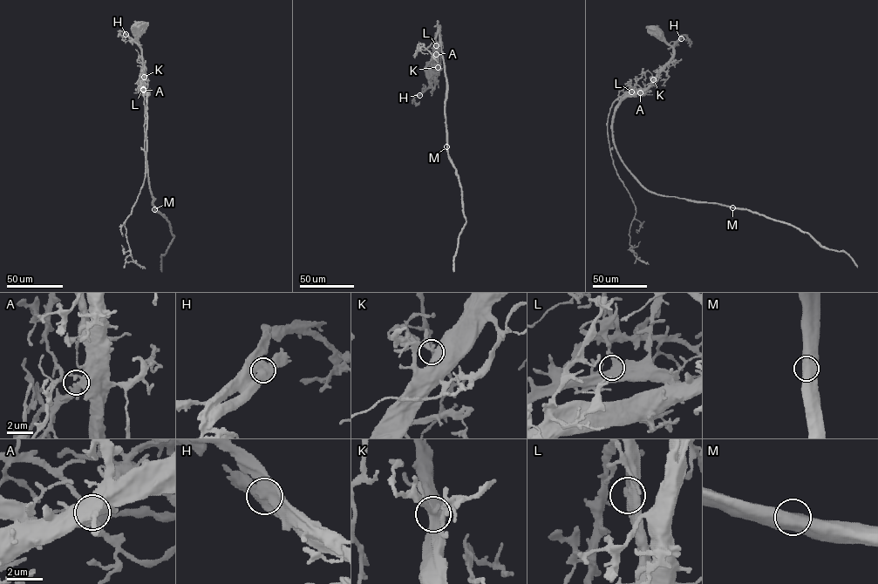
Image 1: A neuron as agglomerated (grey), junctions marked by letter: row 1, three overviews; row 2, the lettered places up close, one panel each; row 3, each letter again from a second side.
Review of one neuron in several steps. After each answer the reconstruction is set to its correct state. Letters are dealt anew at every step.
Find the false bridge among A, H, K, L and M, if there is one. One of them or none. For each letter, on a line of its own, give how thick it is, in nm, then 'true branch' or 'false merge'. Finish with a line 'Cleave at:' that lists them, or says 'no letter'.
A: 380 nm | true branch
H: 550 nm | false merge
K: 320 nm | true branch
L: 440 nm | true branch
M: 600 nm | true branch
Cleave at: H

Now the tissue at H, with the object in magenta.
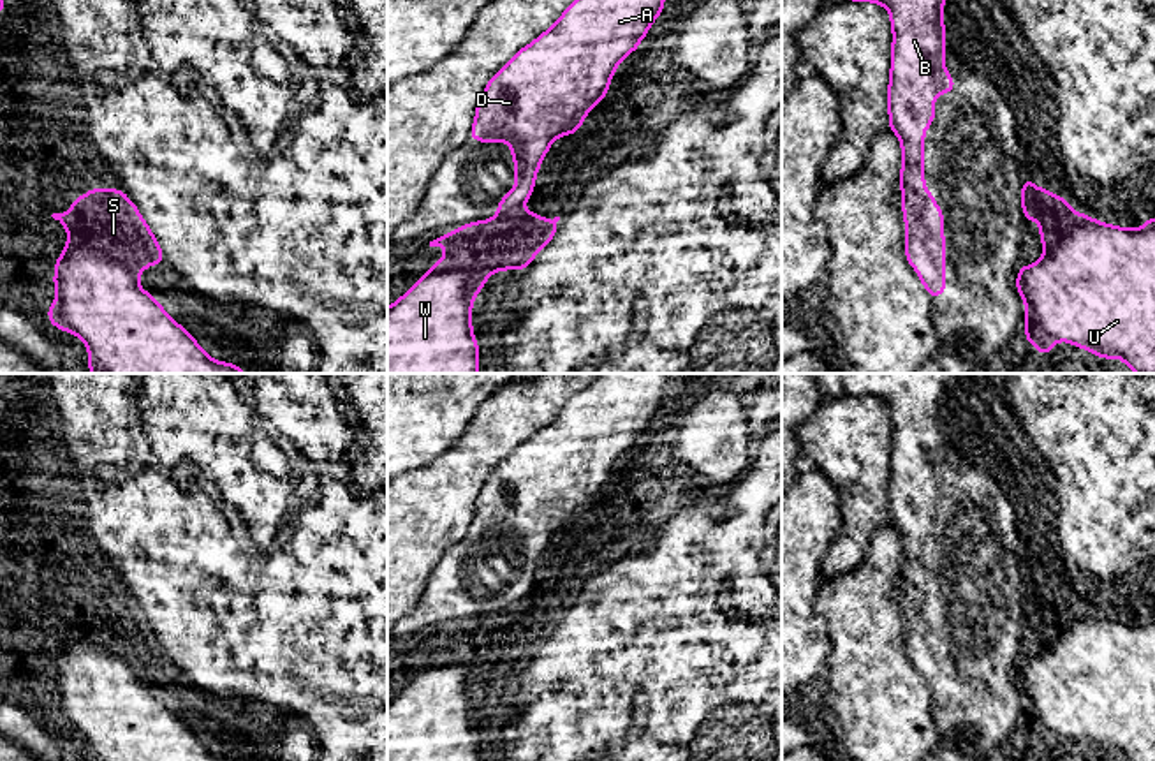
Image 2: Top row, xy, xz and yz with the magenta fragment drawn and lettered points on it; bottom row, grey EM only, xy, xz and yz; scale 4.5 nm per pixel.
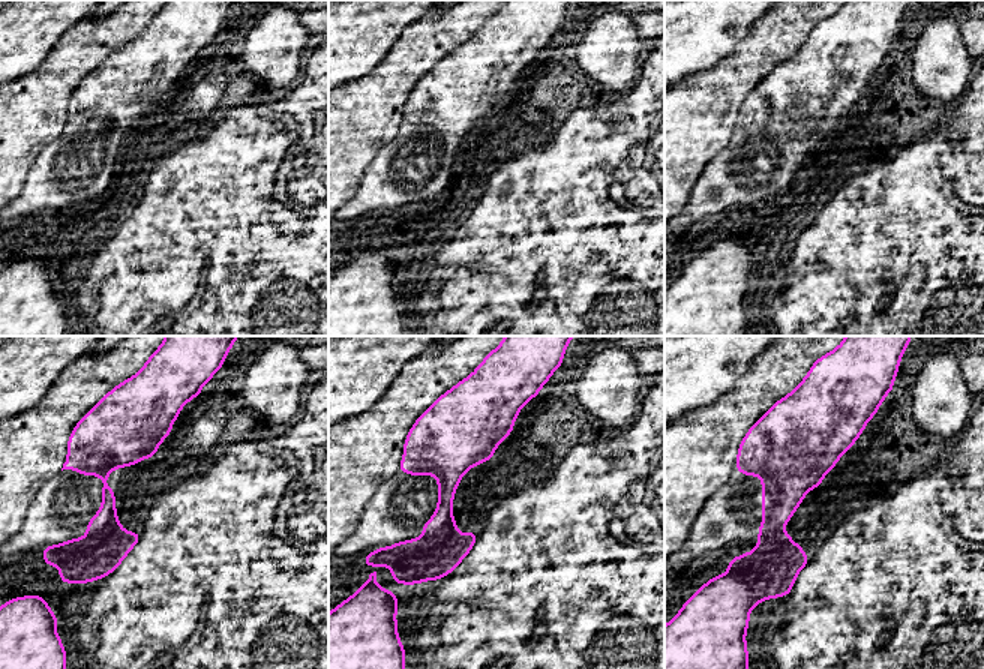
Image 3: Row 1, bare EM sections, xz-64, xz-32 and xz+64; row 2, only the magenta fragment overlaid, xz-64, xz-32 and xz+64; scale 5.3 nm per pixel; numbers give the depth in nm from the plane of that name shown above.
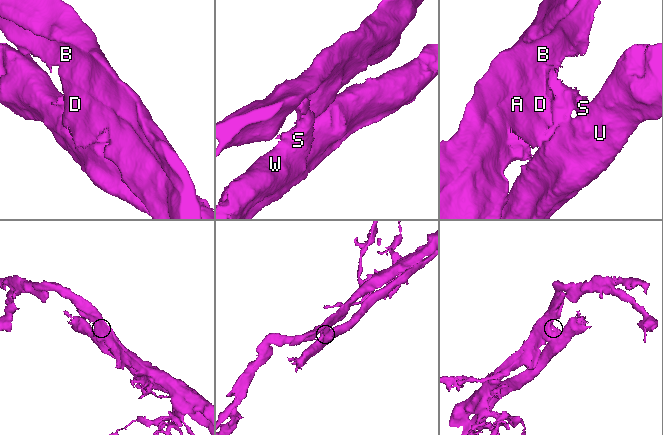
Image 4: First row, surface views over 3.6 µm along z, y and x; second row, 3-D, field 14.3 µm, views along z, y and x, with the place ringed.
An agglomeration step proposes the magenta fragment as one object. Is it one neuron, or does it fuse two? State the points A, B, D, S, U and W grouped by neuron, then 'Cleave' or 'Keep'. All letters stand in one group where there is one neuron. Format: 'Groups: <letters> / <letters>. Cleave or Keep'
Groups: A B D / S U W. Cleave

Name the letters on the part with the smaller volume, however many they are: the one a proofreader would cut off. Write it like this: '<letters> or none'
S, U, W

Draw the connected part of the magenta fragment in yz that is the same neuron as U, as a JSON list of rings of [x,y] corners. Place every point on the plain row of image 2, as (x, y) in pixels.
[[[1021,581],[1021,601],[1026,615],[1041,618],[1039,632],[1044,648],[1039,657],[1019,661],[1016,683],[1025,696],[1025,733],[1051,752],[1055,736],[1063,735],[1086,743],[1102,754],[1120,752],[1127,761],[1155,761],[1155,613],[1141,624],[1125,624],[1085,608],[1074,608],[1062,590],[1049,583]]]

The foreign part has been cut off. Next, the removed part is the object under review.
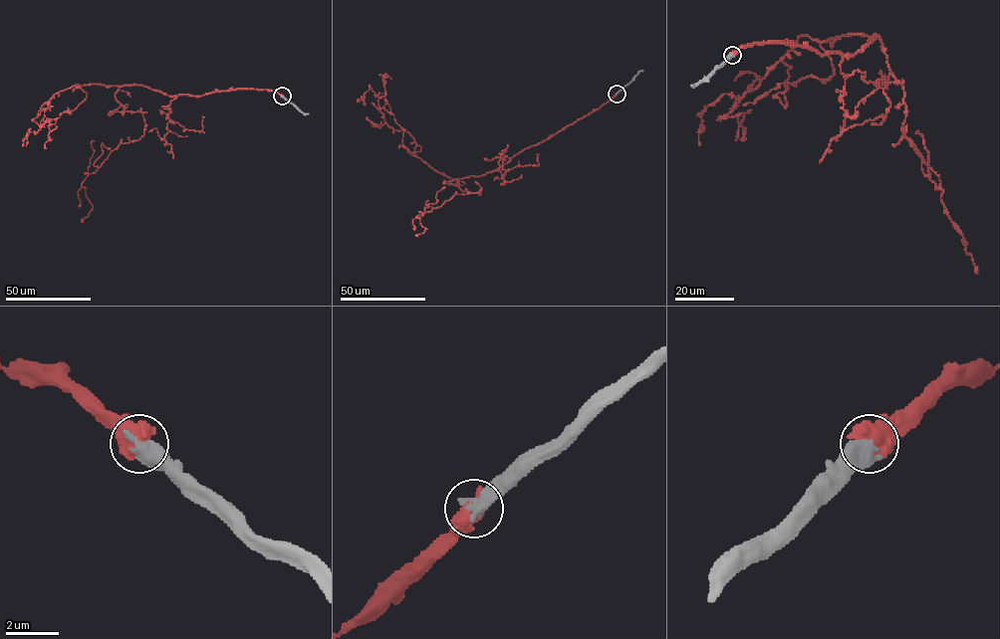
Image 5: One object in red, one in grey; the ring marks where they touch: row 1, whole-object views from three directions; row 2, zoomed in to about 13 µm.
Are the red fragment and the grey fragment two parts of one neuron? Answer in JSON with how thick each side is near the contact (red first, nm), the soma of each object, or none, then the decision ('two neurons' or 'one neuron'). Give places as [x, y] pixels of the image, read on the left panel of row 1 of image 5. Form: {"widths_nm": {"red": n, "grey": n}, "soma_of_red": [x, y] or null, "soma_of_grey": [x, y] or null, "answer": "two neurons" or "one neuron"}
{"widths_nm": {"red": 850, "grey": 650}, "soma_of_red": null, "soma_of_grey": null, "answer": "one neuron"}

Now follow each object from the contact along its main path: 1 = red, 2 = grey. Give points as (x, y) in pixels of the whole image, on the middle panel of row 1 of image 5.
1: (617, 94), (497, 168), (450, 181), (479, 194), (455, 194), (439, 206), (418, 215), (427, 229), (415, 236)
2: (617, 94), (643, 70)

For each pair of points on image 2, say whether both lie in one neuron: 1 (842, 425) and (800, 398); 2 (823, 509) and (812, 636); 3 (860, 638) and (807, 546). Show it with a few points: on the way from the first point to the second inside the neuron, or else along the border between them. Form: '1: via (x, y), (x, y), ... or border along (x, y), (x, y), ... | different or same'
1: border along (826, 400), (800, 427) | different
2: via (800, 541), (800, 605) | same
3: border along (824, 582), (817, 592), (816, 612), (826, 622) | different

